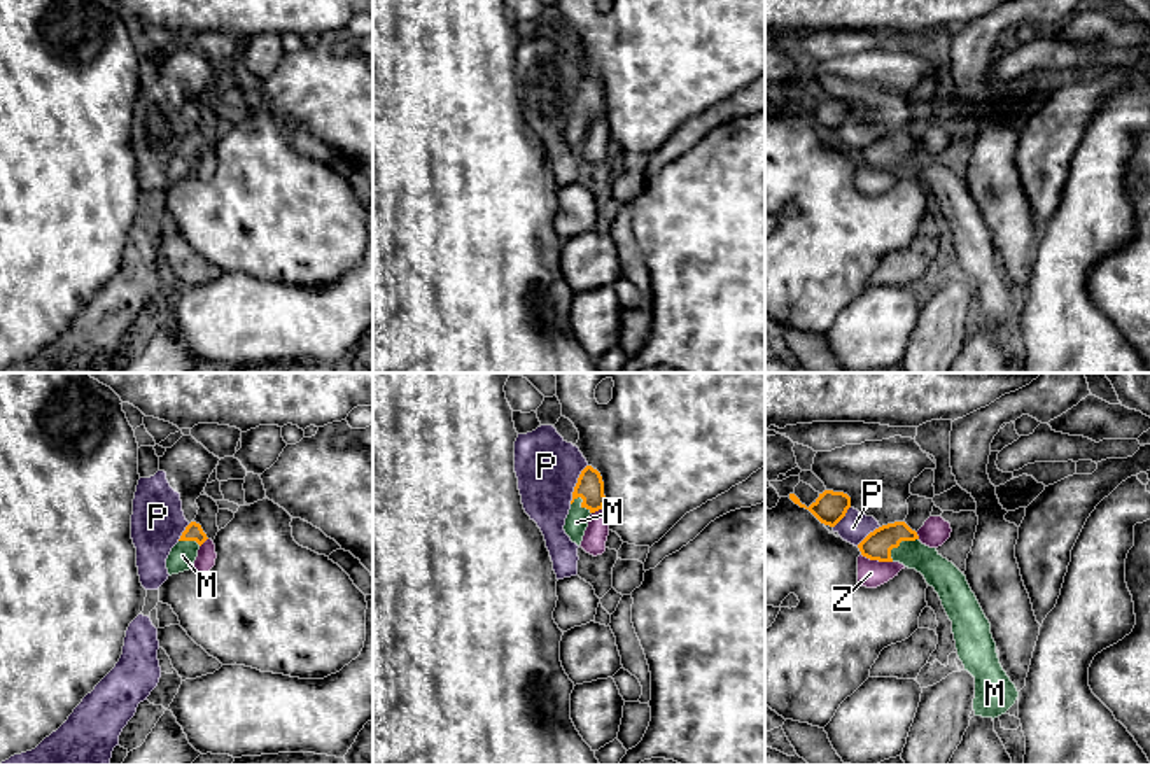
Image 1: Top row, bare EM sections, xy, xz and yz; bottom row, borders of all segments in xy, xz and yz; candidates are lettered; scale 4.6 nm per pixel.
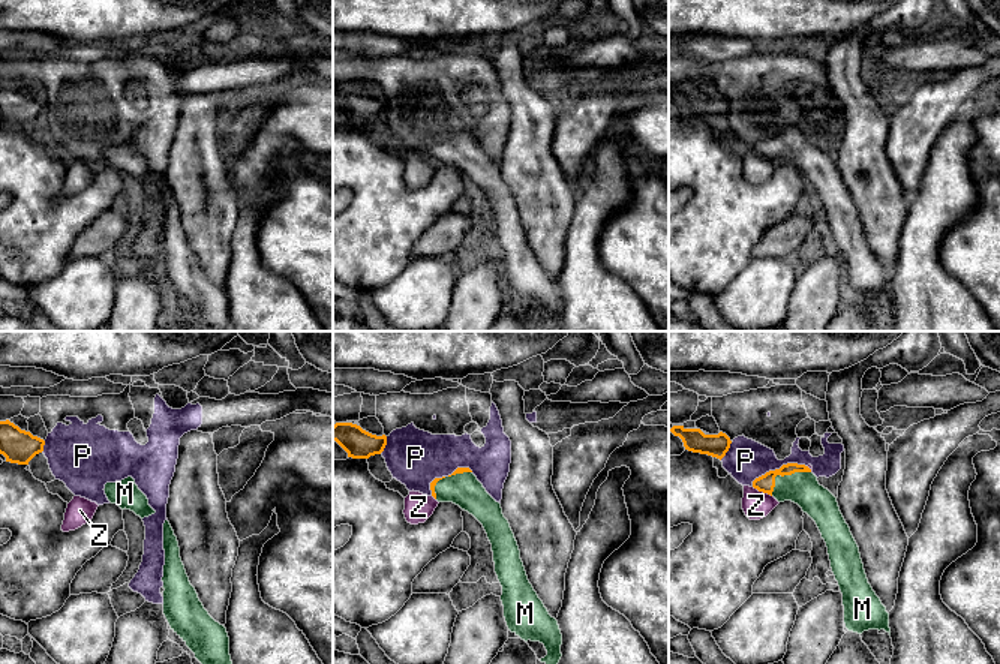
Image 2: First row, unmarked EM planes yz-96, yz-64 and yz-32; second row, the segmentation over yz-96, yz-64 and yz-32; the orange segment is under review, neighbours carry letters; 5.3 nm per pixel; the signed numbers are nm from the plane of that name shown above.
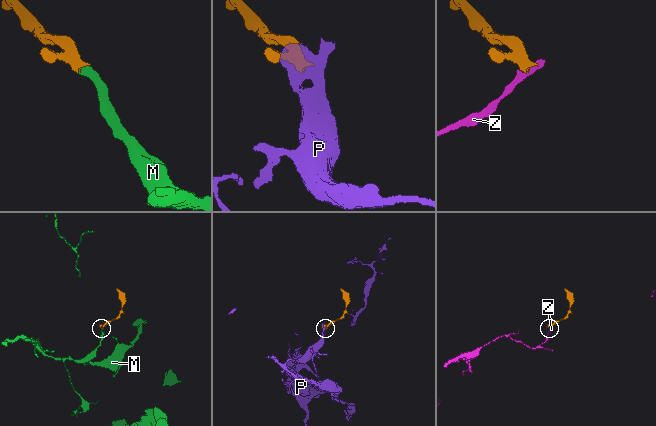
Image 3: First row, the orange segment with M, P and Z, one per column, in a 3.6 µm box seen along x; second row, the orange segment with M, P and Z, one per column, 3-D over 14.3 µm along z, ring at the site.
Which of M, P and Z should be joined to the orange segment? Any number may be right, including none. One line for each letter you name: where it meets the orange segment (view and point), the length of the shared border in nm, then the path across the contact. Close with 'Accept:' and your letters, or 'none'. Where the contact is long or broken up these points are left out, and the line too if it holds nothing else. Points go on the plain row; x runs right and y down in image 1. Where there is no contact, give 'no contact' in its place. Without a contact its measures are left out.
M: contact yz (898, 153); length 170 nm; way yz (877, 153), (898, 153), (925, 167), (939, 181)
Accept: M

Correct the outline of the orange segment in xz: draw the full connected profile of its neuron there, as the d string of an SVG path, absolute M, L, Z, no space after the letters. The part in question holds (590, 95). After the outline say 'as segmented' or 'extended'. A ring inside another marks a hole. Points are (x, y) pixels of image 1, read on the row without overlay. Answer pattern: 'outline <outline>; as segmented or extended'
outline M586 74L574 95L571 117L565 126L564 138L578 154L583 149L592 121L602 117L606 112L604 89L597 77Z; extended

